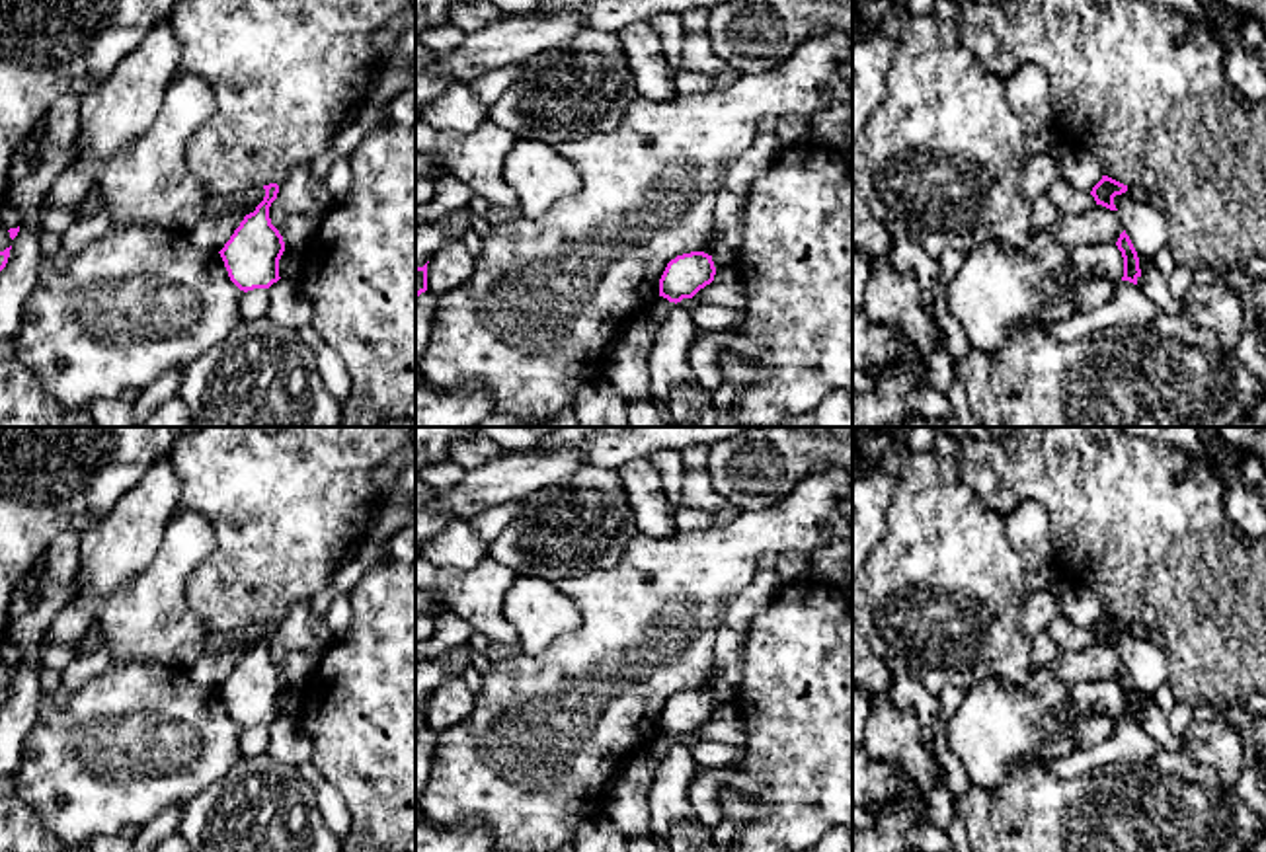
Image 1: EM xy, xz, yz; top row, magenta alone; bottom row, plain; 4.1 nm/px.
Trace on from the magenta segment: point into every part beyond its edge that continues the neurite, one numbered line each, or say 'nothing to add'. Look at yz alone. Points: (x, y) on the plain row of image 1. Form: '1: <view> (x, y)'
nothing to add

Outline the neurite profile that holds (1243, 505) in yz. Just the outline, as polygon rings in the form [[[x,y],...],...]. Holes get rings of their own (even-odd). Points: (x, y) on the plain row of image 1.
[[[1239,478],[1229,484],[1223,503],[1227,519],[1254,540],[1266,538],[1266,509],[1256,489],[1246,487]]]

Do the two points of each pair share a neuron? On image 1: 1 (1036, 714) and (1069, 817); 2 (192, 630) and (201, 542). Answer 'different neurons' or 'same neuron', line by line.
1: different neurons
2: same neuron

